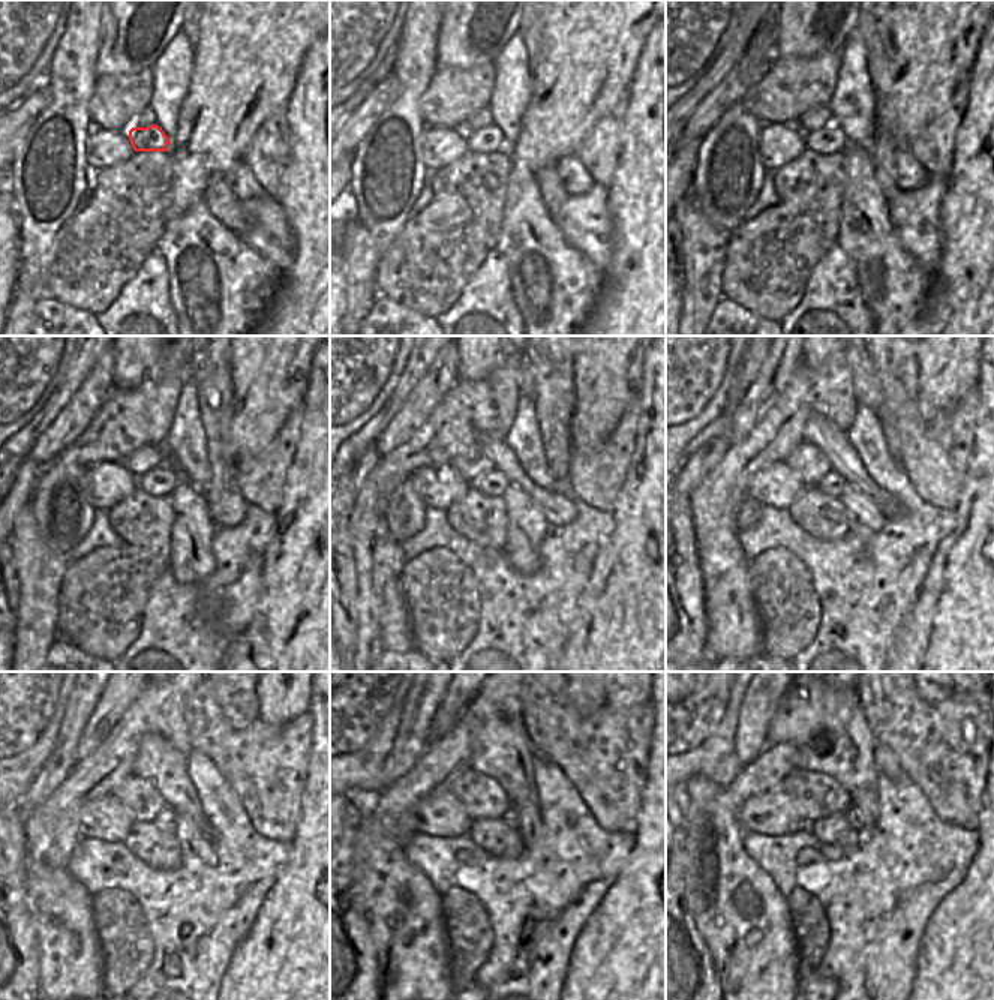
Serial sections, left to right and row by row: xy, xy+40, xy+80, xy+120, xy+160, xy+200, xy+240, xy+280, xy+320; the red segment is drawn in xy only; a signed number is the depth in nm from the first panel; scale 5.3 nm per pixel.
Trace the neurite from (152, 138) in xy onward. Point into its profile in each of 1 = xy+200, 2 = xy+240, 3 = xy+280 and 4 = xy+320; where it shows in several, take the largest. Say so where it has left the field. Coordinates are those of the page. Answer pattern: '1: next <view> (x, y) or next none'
1: next xy+200 (832, 483)
2: next xy+240 (167, 819)
3: next xy+280 (511, 816)
4: next xy+320 (852, 813)

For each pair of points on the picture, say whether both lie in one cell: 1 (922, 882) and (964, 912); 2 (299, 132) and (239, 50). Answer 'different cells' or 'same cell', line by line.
1: different cells
2: different cells

